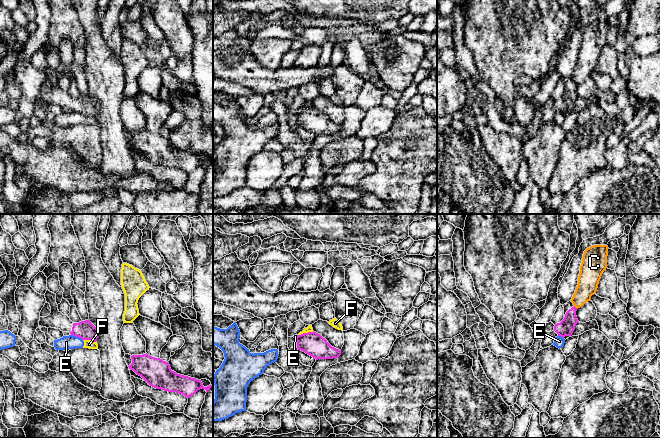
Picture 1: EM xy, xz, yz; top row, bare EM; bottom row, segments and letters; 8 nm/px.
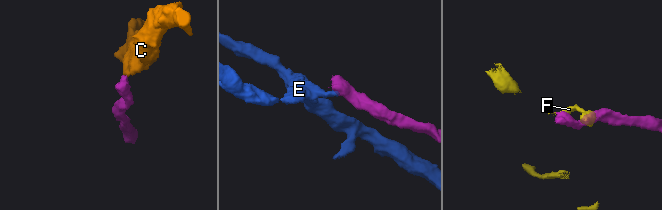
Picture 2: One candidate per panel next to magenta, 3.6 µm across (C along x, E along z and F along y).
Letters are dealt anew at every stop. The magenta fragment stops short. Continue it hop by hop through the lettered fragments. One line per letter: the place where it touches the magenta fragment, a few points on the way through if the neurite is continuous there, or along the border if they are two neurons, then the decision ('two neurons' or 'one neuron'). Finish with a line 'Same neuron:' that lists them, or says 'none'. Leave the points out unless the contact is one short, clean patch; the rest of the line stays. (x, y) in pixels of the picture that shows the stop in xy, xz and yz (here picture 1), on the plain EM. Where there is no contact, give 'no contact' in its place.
C: meets magenta in yz at (575, 83); border along yz (574, 81), (577, 84); two neurons
E: meets magenta in xy at (77, 112); border along xy (71, 110), (82, 116); two neurons
F: meets magenta in xz at (305, 109); border along xz (313, 107), (298, 111); two neurons
Same neuron: none

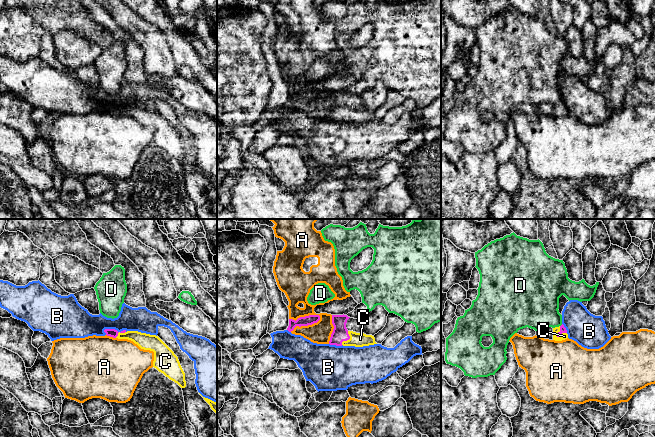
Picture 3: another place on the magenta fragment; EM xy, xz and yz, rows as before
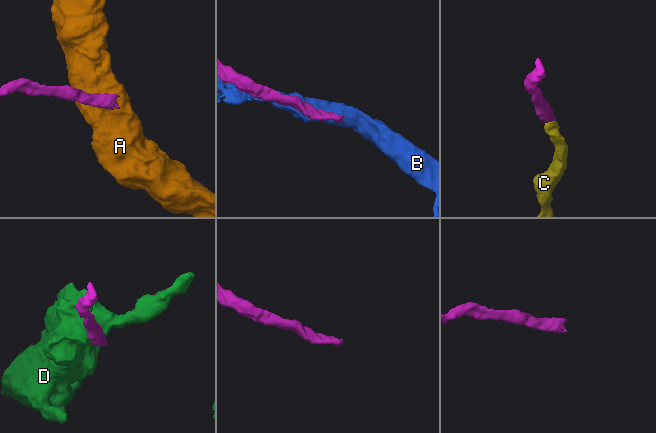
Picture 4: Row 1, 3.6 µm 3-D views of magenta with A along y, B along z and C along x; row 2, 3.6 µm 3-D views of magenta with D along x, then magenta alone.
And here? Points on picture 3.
A: meets magenta in xz at (306, 101); border along xz (320, 92), (316, 98), (296, 102), (290, 107); two neurons
B: meets magenta in xy at (111, 105); two neurons
C: meets magenta in yz at (558, 108); runs through yz (562, 105), (558, 108), (564, 112); one neuron
D: meets magenta in yz at (561, 101); border along yz (562, 100), (560, 102); two neurons
Same neuron: C

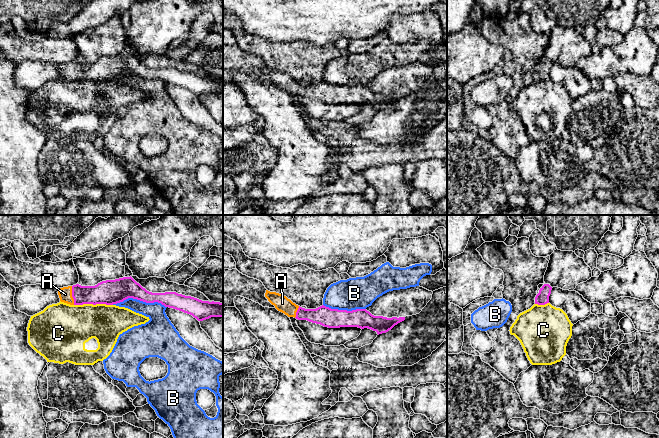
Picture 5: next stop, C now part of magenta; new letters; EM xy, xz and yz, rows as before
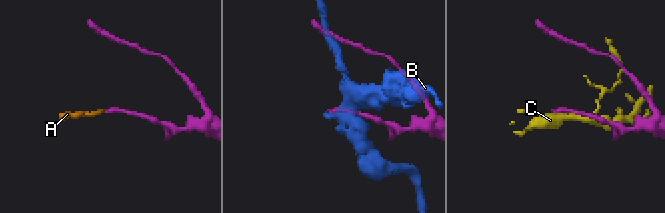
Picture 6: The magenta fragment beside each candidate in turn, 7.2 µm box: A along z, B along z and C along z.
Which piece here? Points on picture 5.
A: meets magenta in xy at (72, 71); runs through xy (103, 69), (72, 71), (65, 70); one neuron
B: meets magenta in xy at (139, 75); two neurons
C: meets magenta in xy at (93, 80); two neurons
Same neuron: A

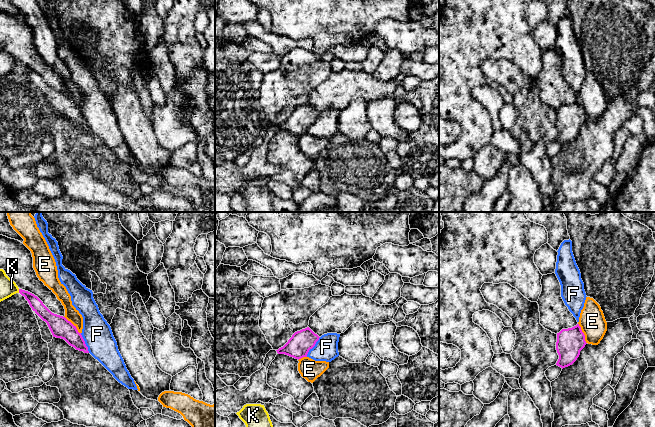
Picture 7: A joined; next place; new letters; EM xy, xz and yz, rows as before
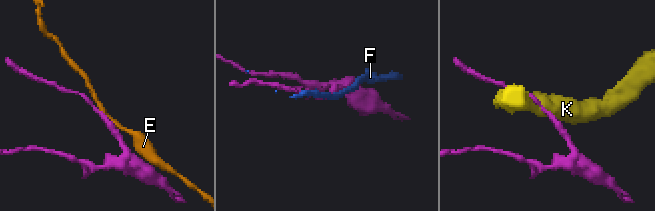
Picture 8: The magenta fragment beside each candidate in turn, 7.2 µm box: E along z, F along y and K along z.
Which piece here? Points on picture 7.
E: meets magenta in xy at (73, 101); border along xy (64, 92), (80, 109); two neurons
F: meets magenta in xz at (312, 123); two neurons
K: meets magenta in xy at (19, 67); two neurons
Same neuron: none

